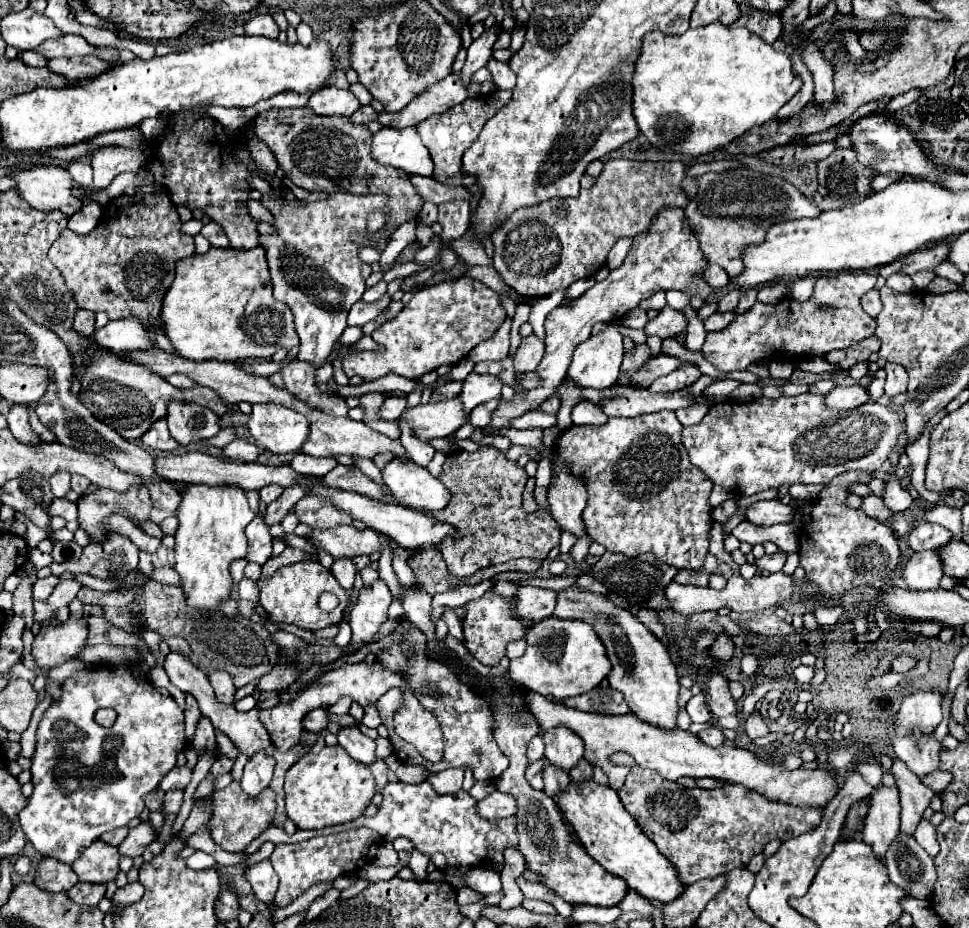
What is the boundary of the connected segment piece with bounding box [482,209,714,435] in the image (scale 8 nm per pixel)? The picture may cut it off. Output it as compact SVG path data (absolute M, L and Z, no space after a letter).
M664 209L664 213L660 213L660 217L652 221L652 229L646 229L644 233L640 233L640 237L634 237L634 245L618 269L610 271L610 275L604 281L596 283L582 297L574 299L572 305L556 307L554 311L548 313L546 323L544 323L546 353L536 367L536 373L540 375L542 385L522 395L514 395L510 401L502 399L498 409L492 413L492 421L482 429L482 433L496 435L500 429L508 429L514 417L534 411L544 401L548 401L556 393L556 389L562 385L562 381L566 379L566 369L570 365L572 353L580 343L584 343L590 337L594 323L616 321L622 315L626 315L630 309L634 309L642 299L648 299L658 291L678 289L688 295L702 295L702 299L708 299L714 293L714 289L706 285L700 275L700 271L706 265L708 263L704 261L704 255L700 253L696 235L688 229L684 211Z

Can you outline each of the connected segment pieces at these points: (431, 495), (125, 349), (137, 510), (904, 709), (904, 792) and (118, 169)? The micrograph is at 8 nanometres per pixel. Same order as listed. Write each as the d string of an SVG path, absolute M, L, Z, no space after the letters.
M390 461L384 467L382 477L394 497L394 503L406 509L422 513L442 511L452 497L440 479L432 477L416 463L400 465L400 461Z
M136 317L108 321L104 327L96 329L94 341L116 355L128 355L154 347L154 343L148 339L148 331L144 329L144 325L140 325L140 321L136 321Z
M96 489L90 495L78 499L78 523L92 537L92 541L102 541L106 537L102 529L104 517L112 513L130 513L136 519L150 519L152 501L148 489L128 489L126 493L114 493L110 489Z
M912 691L904 697L900 711L896 715L896 729L908 733L912 727L930 733L942 721L942 693L938 691Z
M894 759L890 773L896 777L896 785L900 789L900 803L902 803L902 825L900 831L914 833L918 821L922 819L924 809L930 805L930 799L936 795L932 789L922 785L922 781L912 773L904 761Z
M100 147L92 153L92 169L94 169L94 181L90 187L84 187L86 191L102 191L106 189L112 179L124 171L138 171L136 155L132 151L138 149L124 149L124 147Z

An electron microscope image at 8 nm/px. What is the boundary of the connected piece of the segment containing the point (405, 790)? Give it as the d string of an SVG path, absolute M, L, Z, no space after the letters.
M394 781L394 783L386 783L380 793L382 793L382 803L380 803L380 809L374 817L358 817L350 823L324 827L320 831L300 831L298 829L294 835L288 835L284 829L270 825L242 853L246 853L246 855L256 853L262 847L262 843L266 843L266 841L298 843L298 841L304 841L304 839L318 837L318 835L332 835L332 833L340 833L340 831L348 831L348 829L356 829L356 827L370 827L370 829L378 831L388 841L392 841L396 837L406 837L408 841L414 843L414 847L420 853L424 853L428 857L432 857L434 853L442 853L448 859L448 865L454 867L454 869L460 869L462 865L482 865L482 863L486 863L486 853L490 849L504 851L508 845L516 847L514 817L500 819L498 823L490 823L490 821L478 817L476 799L470 797L466 791L458 791L458 793L452 793L452 795L438 795L428 781L424 781L420 785L406 785L406 783Z

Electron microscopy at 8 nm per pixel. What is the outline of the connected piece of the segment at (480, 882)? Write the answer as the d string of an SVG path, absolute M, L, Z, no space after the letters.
M474 867L474 869L470 869L468 873L462 873L462 875L446 875L446 881L456 885L456 887L462 887L462 883L466 883L470 889L480 891L482 895L502 891L500 875L494 869L488 869L488 867Z

